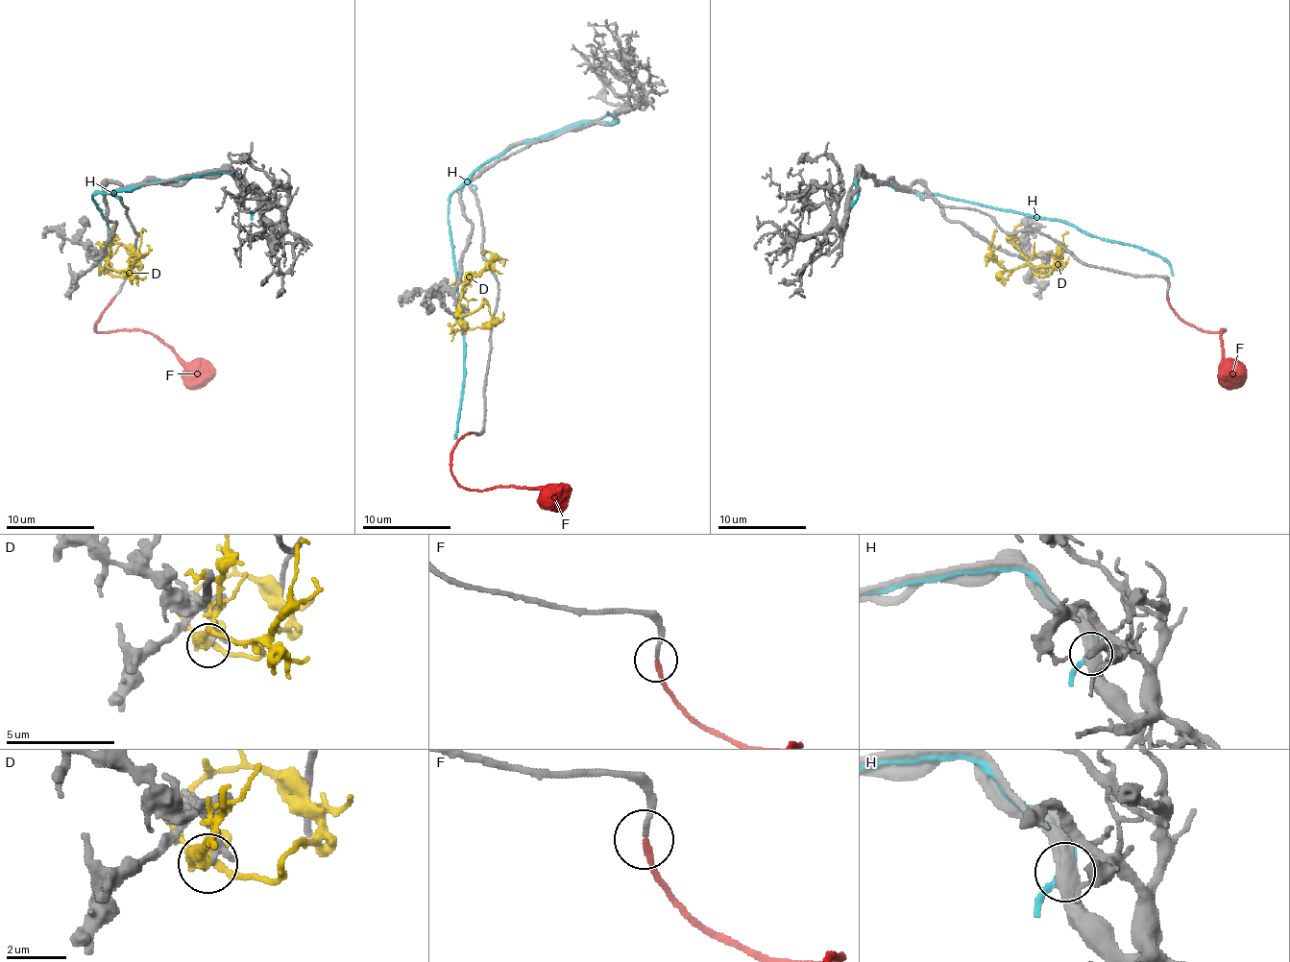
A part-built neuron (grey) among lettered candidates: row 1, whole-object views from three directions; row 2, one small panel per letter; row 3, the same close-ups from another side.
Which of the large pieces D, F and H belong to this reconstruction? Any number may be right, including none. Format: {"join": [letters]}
{"join": ["F"]}

